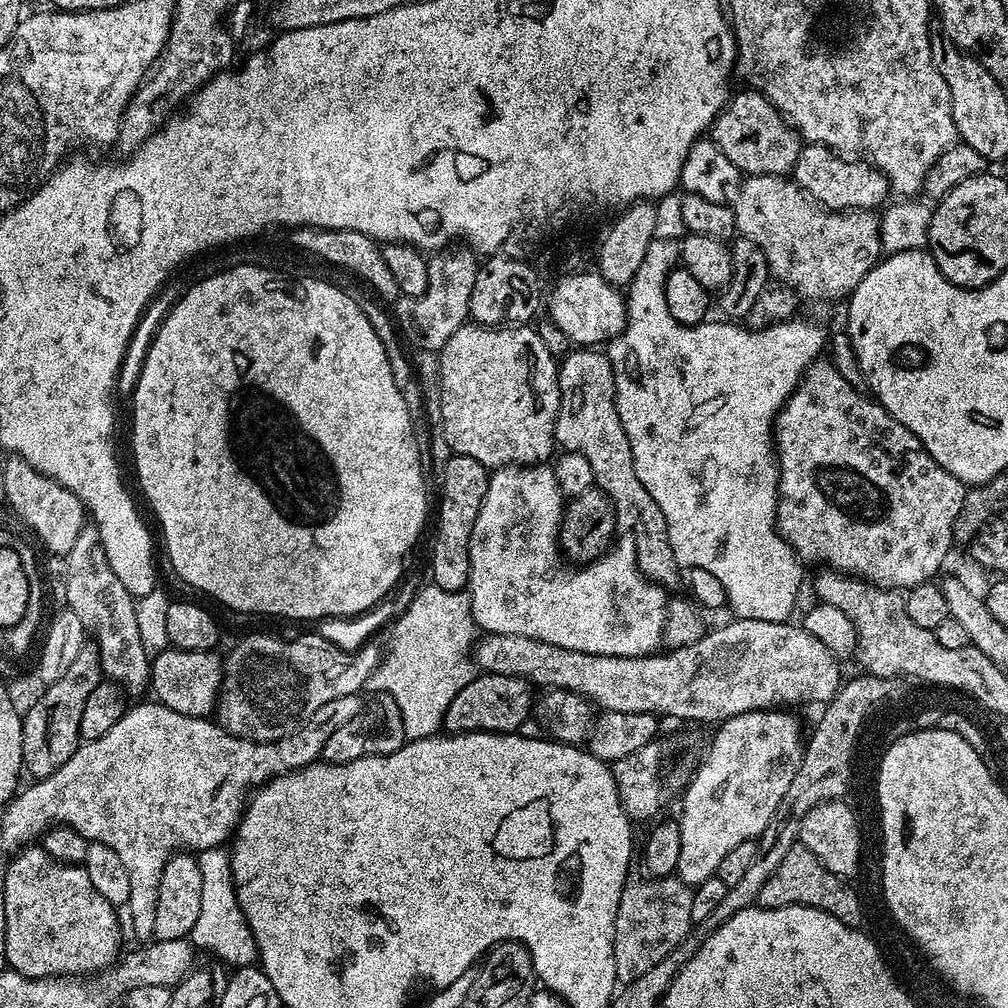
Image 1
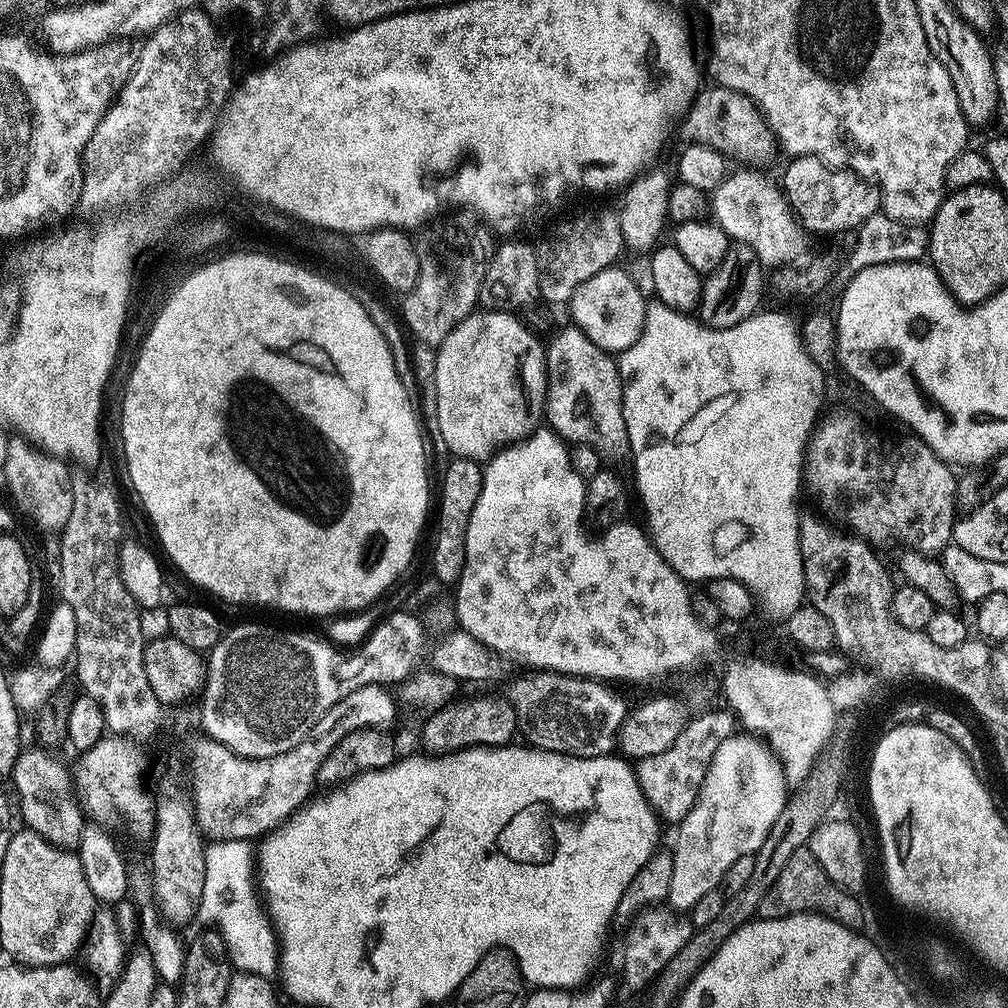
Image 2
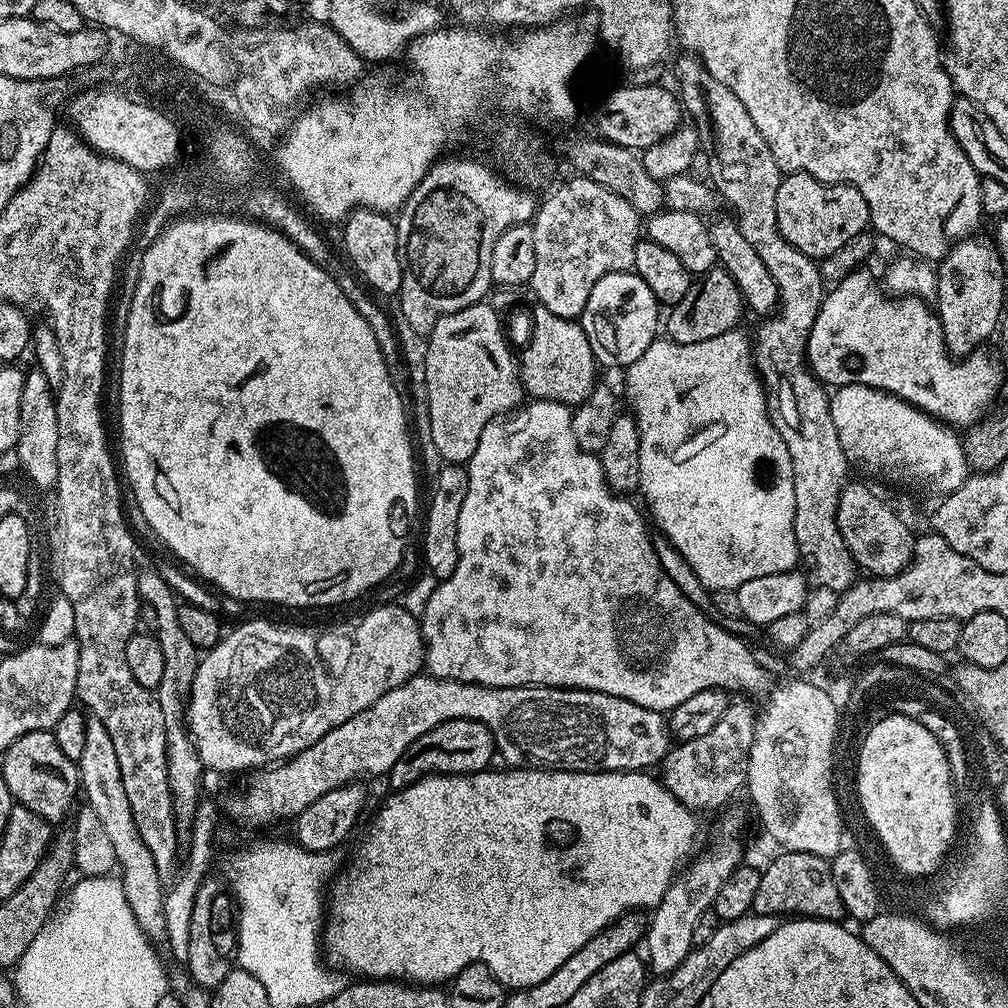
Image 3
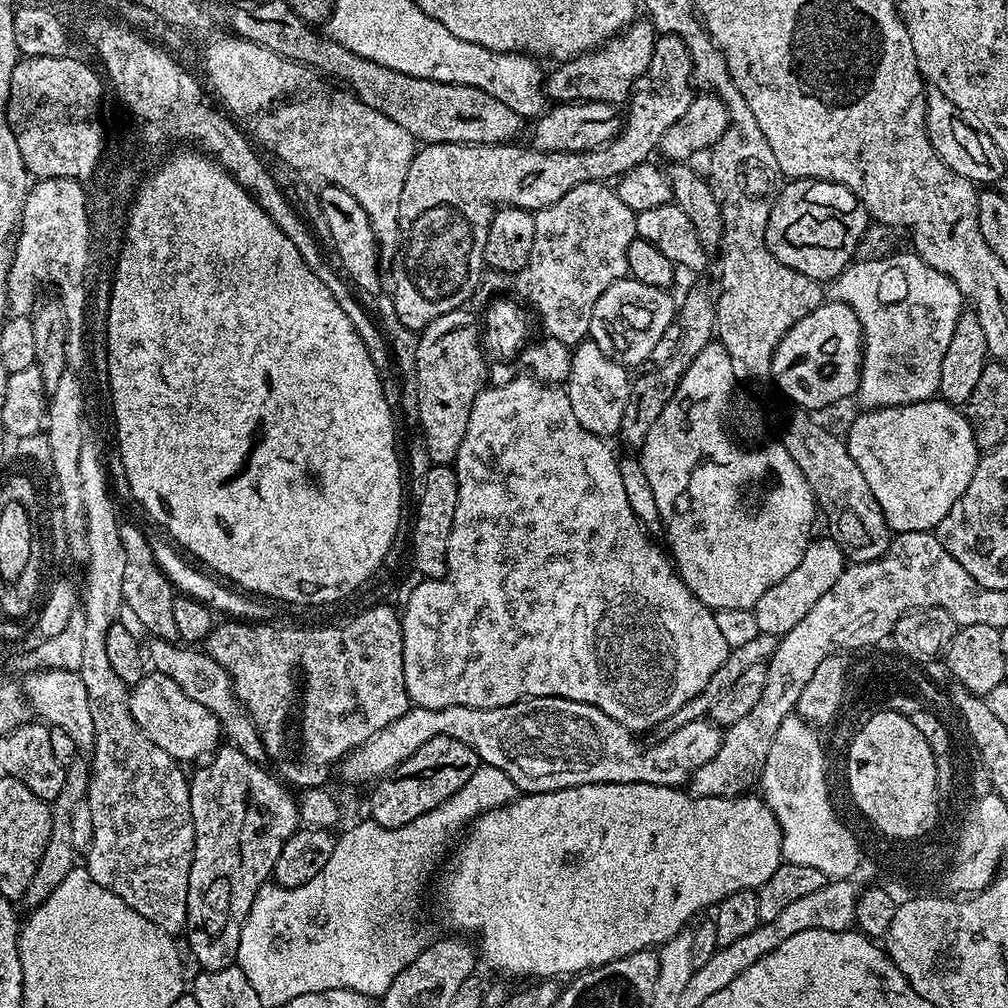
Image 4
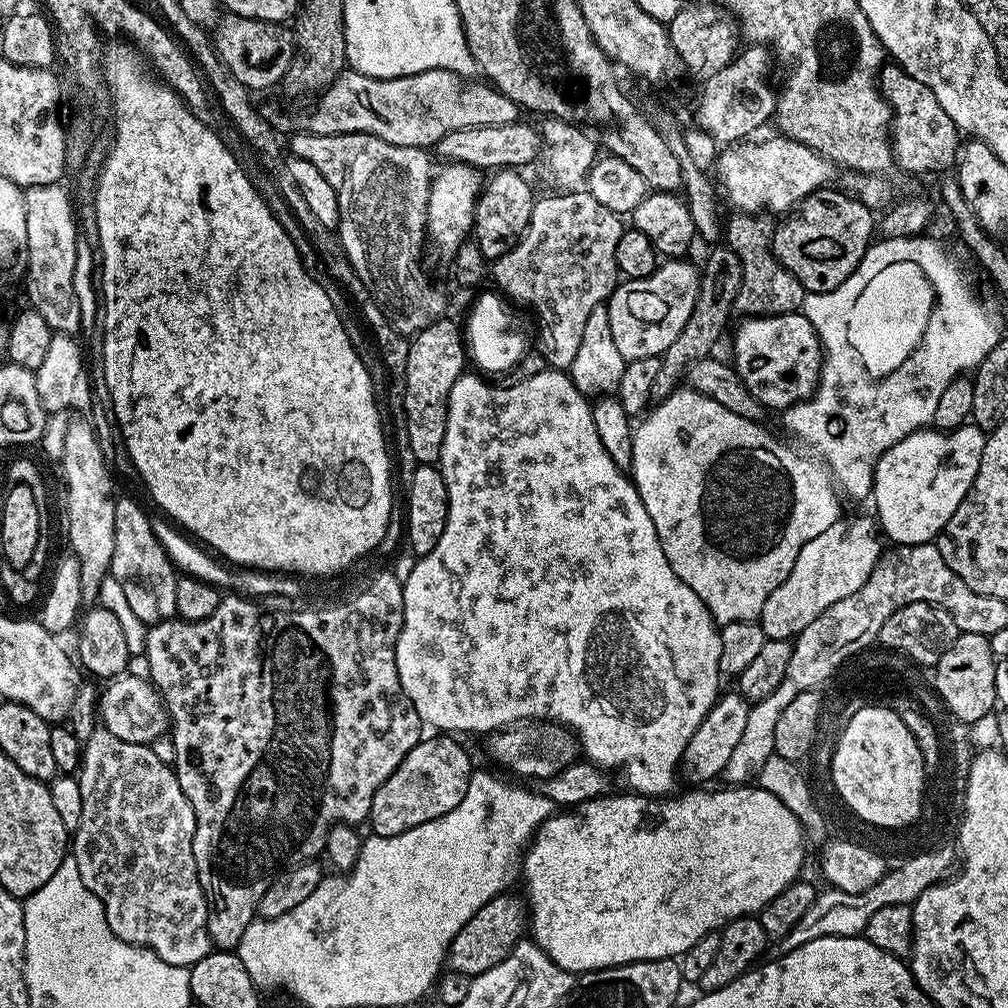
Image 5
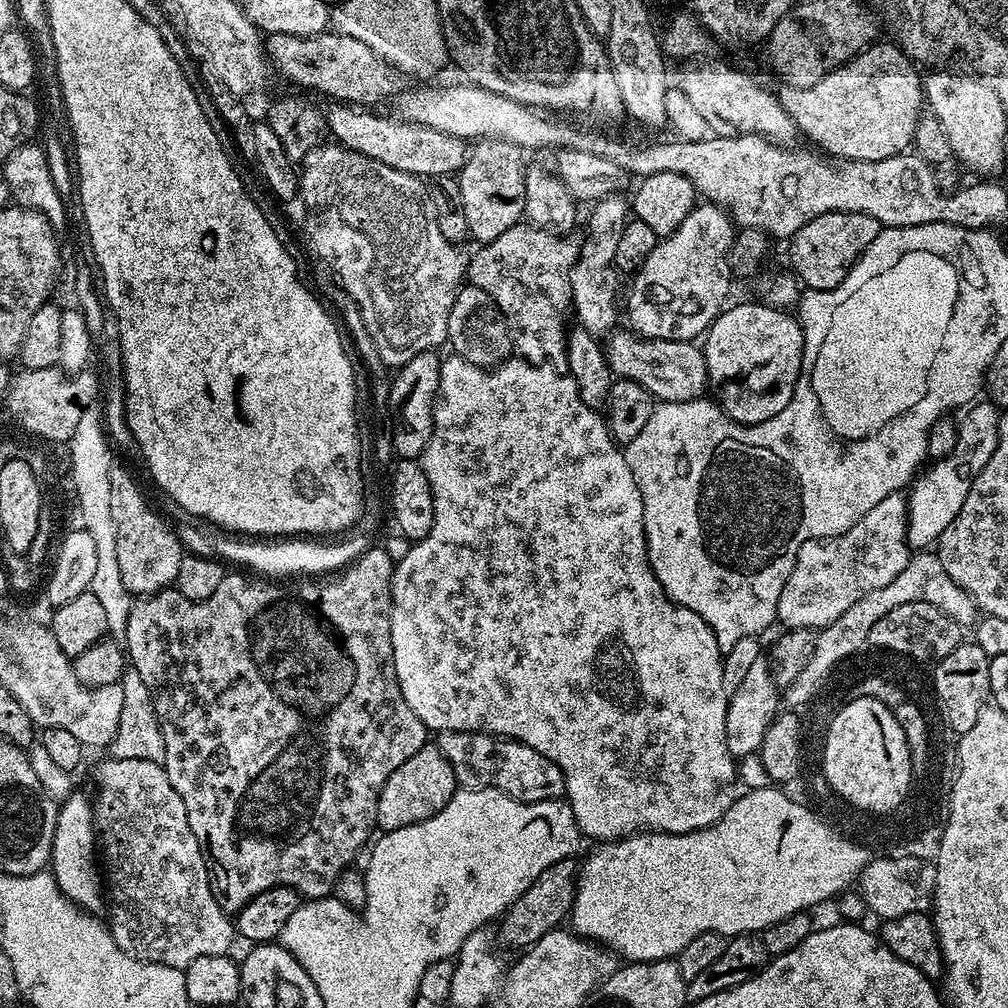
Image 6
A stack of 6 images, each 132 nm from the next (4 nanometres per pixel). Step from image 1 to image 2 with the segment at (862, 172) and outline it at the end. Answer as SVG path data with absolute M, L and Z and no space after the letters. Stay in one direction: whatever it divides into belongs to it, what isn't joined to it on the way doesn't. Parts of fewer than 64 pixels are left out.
M797 156L787 161L782 191L788 207L805 233L821 232L832 236L835 232L851 233L880 208L880 193L855 172L834 168L818 156Z

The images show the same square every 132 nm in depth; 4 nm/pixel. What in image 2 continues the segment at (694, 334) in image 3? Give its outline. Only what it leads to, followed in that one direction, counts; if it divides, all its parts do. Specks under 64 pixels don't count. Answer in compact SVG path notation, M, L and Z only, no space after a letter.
M729 243L726 250L726 258L713 272L707 273L703 277L704 289L700 295L700 306L698 309L698 319L706 328L733 328L738 326L746 318L750 318L761 307L760 299L764 296L764 272L765 265L760 263L759 258L754 254L754 250L745 244Z

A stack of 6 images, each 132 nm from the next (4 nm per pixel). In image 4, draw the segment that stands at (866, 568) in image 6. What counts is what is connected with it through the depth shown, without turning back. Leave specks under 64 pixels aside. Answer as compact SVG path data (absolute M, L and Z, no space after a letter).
M831 538L823 539L813 539L805 547L804 557L796 561L794 570L790 570L790 574L786 574L782 582L770 586L770 590L766 590L762 598L758 598L754 611L760 633L765 632L779 638L794 630L794 626L798 626L798 622L802 622L802 618L810 614L810 606L814 606L814 602L818 602L818 598L822 598L822 594L826 594L826 590L830 590L834 582L838 582L846 567L844 555Z

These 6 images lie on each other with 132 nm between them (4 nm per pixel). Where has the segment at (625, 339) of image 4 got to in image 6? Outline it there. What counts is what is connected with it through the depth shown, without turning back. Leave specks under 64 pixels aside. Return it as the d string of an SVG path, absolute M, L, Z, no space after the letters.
M697 203L682 226L657 242L654 254L631 277L632 293L628 296L631 331L649 340L692 342L703 337L725 307L724 299L732 288L734 273L728 265L728 255L733 235L732 217L723 208Z

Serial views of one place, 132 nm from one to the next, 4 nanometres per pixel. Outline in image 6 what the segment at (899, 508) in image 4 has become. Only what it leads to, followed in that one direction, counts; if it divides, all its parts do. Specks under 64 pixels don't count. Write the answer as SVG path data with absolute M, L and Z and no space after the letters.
M991 402L980 403L973 403L963 413L964 421L961 419L958 424L960 429L958 446L950 450L946 459L935 461L931 465L933 468L925 467L910 485L910 491L906 496L909 549L924 550L939 541L942 530L946 530L946 526L950 526L954 518L958 518L958 510L962 510L962 502L966 502L966 494L970 494L970 486L974 478L978 478L982 466L990 462L990 454L994 454L994 446L998 446L1000 412Z

